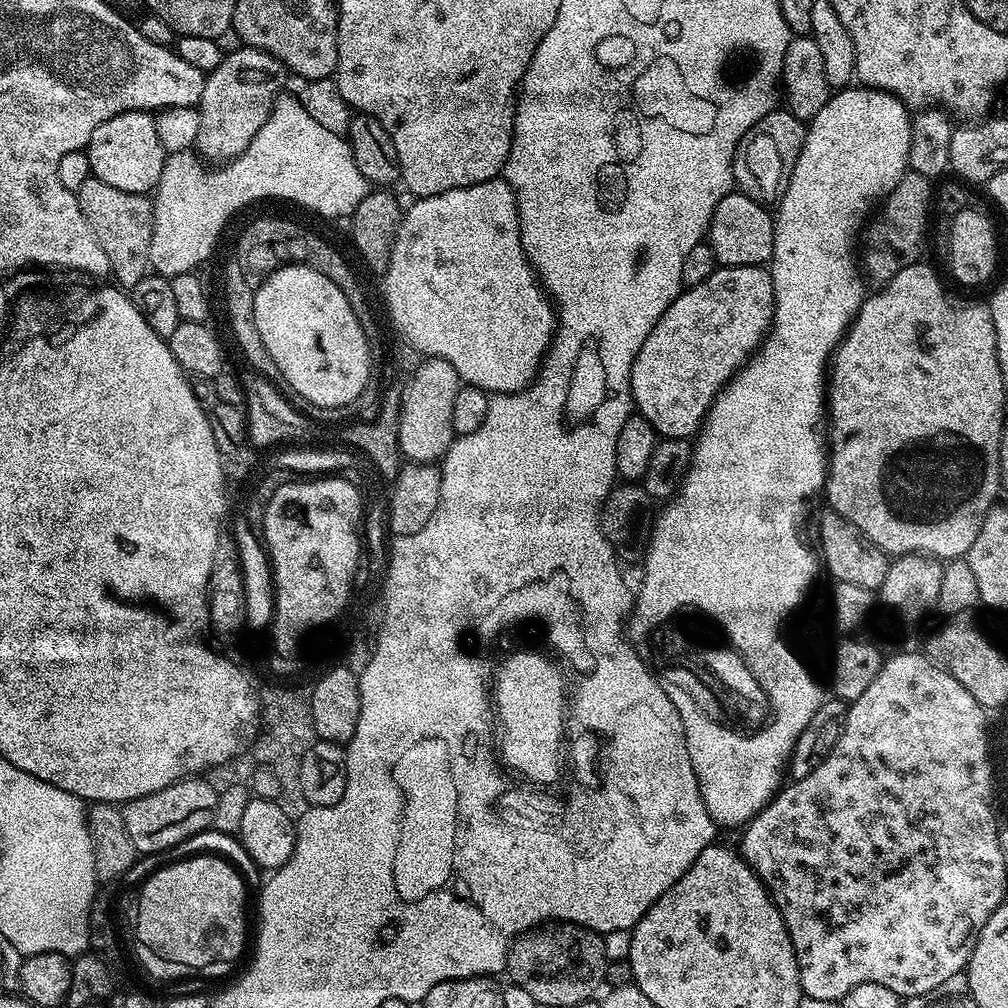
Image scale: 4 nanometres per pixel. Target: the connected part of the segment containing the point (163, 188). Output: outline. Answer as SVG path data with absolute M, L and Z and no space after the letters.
M281 95L276 103L272 106L272 113L266 118L266 122L258 130L258 134L254 134L254 138L250 142L250 146L242 155L237 156L235 160L225 163L221 172L207 172L205 161L201 159L195 151L171 153L164 161L164 169L162 170L162 178L156 184L154 189L154 199L152 200L152 213L154 214L154 222L152 223L152 237L150 238L150 254L148 262L151 271L157 276L174 277L178 274L186 274L187 272L196 272L199 264L203 260L208 260L212 256L212 247L216 244L216 239L220 236L220 231L224 228L224 223L235 214L239 208L244 208L247 204L252 204L255 200L264 200L267 196L277 196L280 200L293 200L296 204L301 204L304 208L309 208L312 212L317 212L320 218L330 218L330 202L338 202L338 188L342 188L342 176L344 178L362 178L362 170L358 170L358 166L354 162L354 154L344 136L334 134L330 130L326 130L320 123L314 122L314 118L310 118L310 114L306 114L306 110L300 104L299 99L295 95Z

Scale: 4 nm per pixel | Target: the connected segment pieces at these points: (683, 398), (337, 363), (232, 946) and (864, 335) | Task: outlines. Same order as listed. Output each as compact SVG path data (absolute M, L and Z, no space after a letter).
M758 264L717 267L710 278L701 284L685 287L679 298L669 303L662 318L658 318L654 330L650 330L646 342L642 342L630 374L635 411L644 416L657 437L688 440L699 433L700 425L721 388L736 375L742 365L748 363L749 356L764 343L764 337L772 327L773 314L772 273L767 267Z
M285 264L255 289L252 309L258 334L262 334L266 350L270 350L270 358L274 358L284 380L290 382L301 401L308 400L309 405L340 408L344 404L353 404L362 394L372 364L368 340L345 294L330 278L324 276L321 269L307 264Z
M196 856L193 860L180 860L177 864L170 865L169 868L160 868L145 882L144 889L138 893L138 899L144 904L144 909L138 913L142 920L144 941L152 944L153 950L166 953L171 960L184 960L186 966L194 966L196 964L198 966L206 966L208 959L220 960L230 954L235 954L235 952L240 953L242 957L245 955L244 935L248 932L248 920L244 917L244 880L226 861L219 860L216 856Z
M923 262L906 266L905 269L898 271L898 274L895 274L891 281L876 291L880 292L874 293L873 296L871 293L865 299L863 306L858 310L856 319L849 326L847 334L840 341L840 347L836 349L830 361L830 375L826 380L826 420L830 425L830 463L828 465L828 478L824 481L822 492L823 495L828 495L828 504L832 507L829 509L840 519L847 520L873 548L881 553L892 558L923 554L940 562L958 560L967 557L968 551L974 546L974 538L978 538L978 530L982 530L982 522L988 517L989 510L997 503L998 497L996 495L1001 495L1002 492L1000 487L1000 439L1002 438L1002 426L1006 422L1006 416L1004 416L1004 388L1006 388L1006 381L1002 378L1002 370L996 353L996 331L992 321L992 309L987 303L975 304L972 300L959 300L958 297L951 296L944 289L944 284L940 281L939 274L930 265L923 264Z

